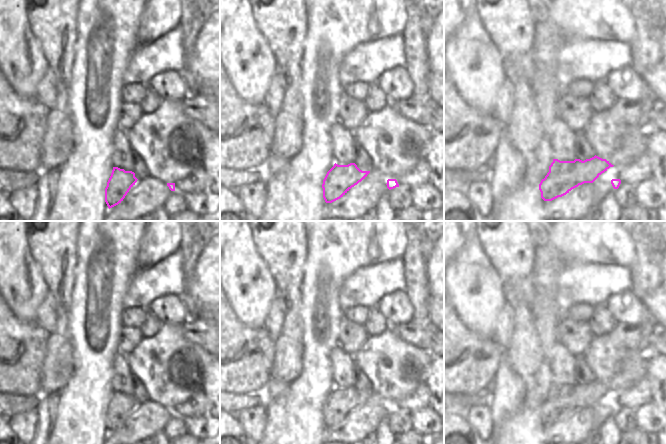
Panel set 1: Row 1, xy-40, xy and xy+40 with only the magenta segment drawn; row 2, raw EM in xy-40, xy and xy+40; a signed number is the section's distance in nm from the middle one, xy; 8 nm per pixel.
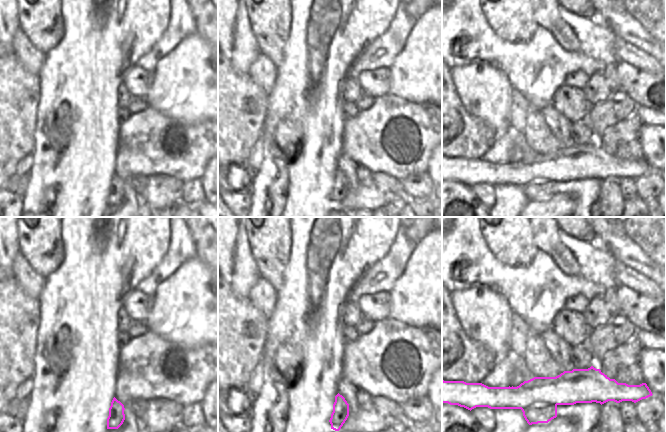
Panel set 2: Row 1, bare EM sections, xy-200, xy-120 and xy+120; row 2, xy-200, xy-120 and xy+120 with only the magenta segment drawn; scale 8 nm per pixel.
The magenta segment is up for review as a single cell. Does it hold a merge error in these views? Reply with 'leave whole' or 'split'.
split

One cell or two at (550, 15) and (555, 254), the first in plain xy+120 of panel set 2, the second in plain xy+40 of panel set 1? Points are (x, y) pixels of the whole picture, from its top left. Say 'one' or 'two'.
two

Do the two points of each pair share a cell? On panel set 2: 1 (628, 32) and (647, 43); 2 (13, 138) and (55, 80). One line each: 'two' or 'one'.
1: one
2: two

